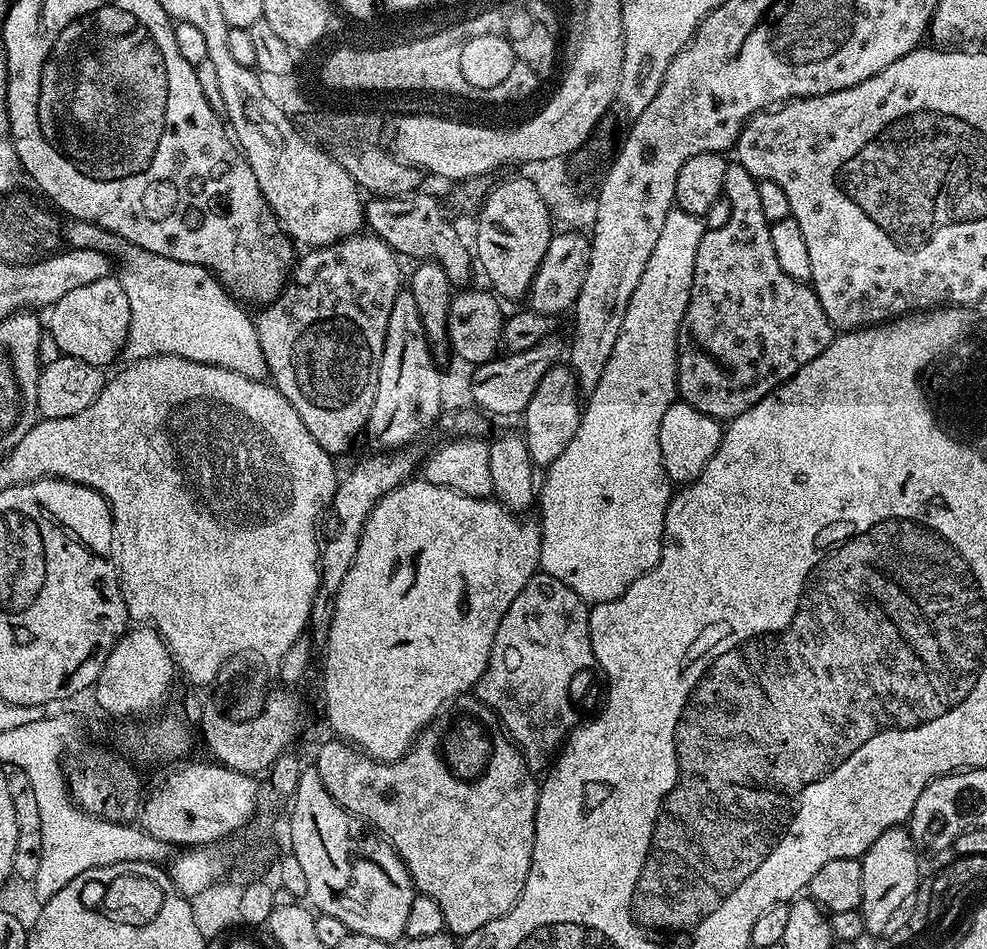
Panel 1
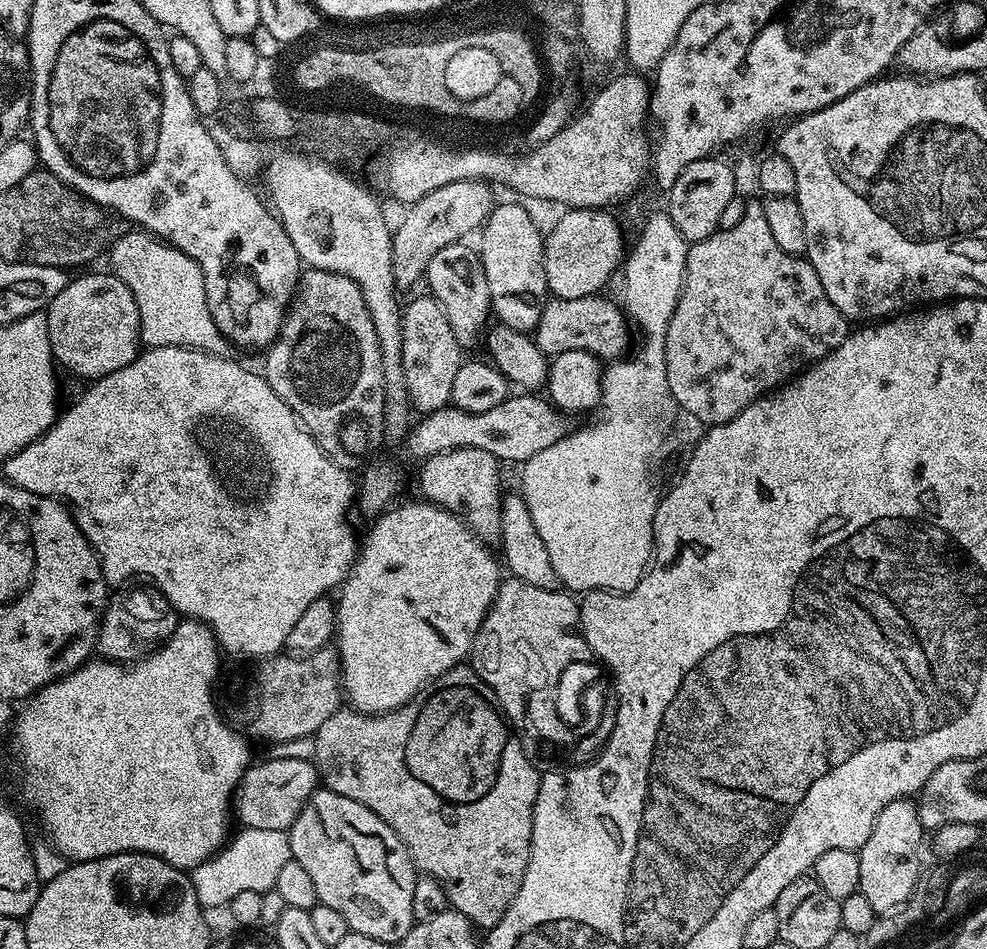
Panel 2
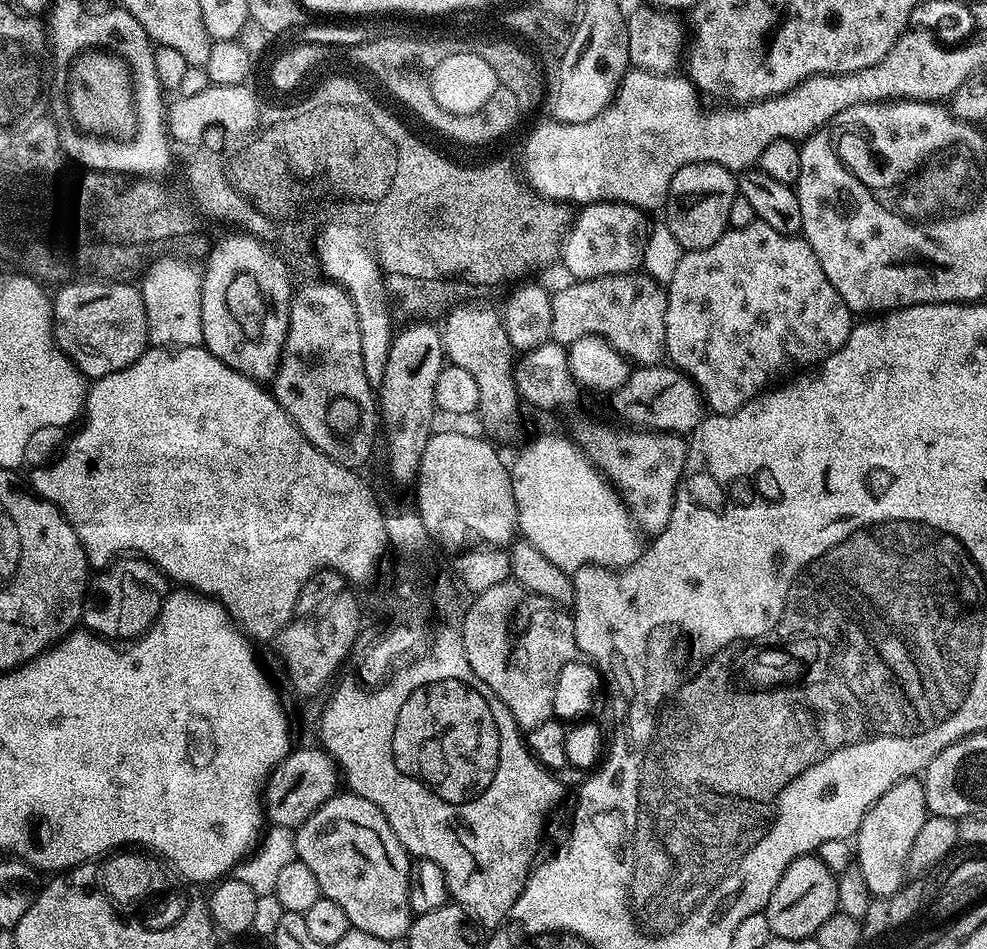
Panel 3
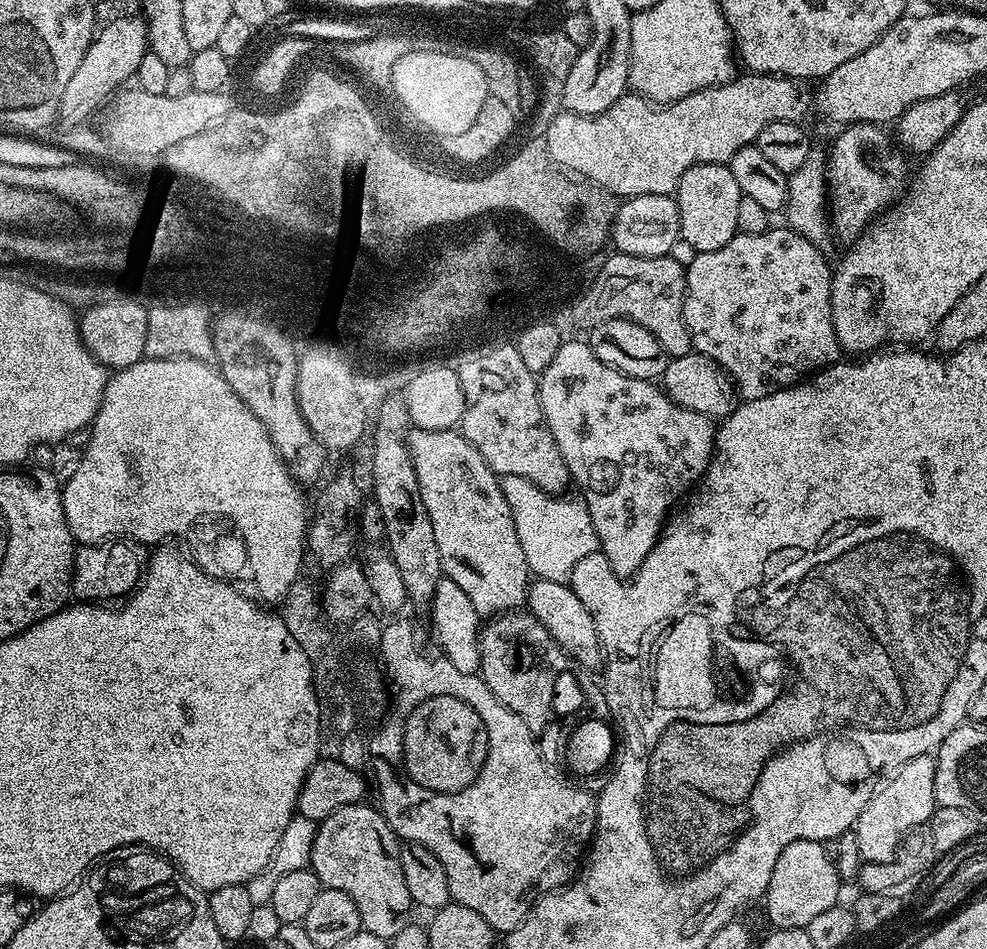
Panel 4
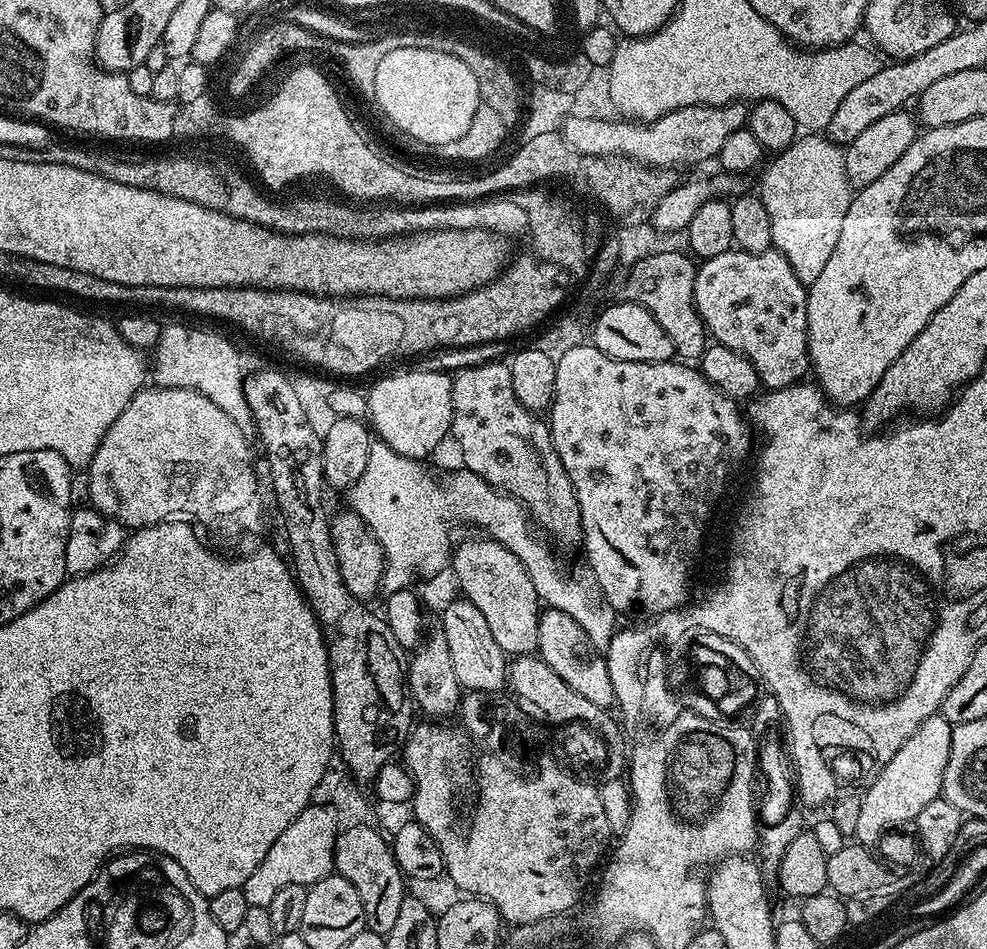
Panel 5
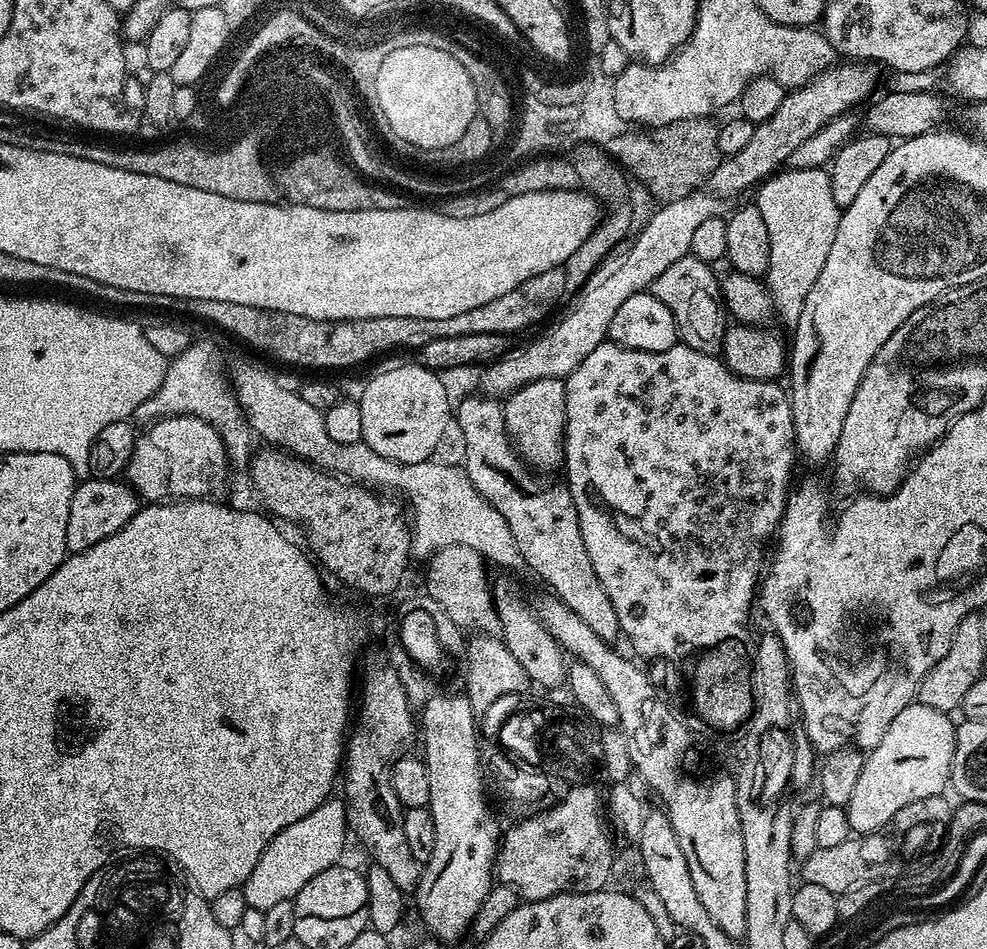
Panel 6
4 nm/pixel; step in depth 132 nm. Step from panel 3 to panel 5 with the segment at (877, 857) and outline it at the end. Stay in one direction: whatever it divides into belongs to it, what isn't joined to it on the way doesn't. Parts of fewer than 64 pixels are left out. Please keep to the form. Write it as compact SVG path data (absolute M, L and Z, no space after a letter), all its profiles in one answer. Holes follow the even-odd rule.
M942 714L926 718L907 742L886 762L882 771L876 773L868 793L863 793L862 810L858 813L855 839L865 846L876 846L880 837L894 826L915 821L926 802L934 802L941 795L946 774L946 762L950 758L953 725Z

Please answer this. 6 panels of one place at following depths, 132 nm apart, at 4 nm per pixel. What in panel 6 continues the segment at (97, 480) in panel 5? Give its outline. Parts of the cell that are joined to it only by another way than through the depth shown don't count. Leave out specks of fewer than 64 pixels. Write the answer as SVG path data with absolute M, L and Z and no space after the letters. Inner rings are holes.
M165 416L163 420L157 420L155 422L149 423L148 428L139 433L136 438L136 445L133 448L132 457L130 457L128 462L128 467L126 469L126 480L127 483L131 484L133 490L136 491L136 495L140 497L141 501L144 502L164 502L169 498L208 498L216 492L224 484L224 479L227 478L228 472L230 476L230 465L228 462L228 455L224 449L224 443L219 434L216 433L214 428L210 426L205 420L198 418L197 416Z

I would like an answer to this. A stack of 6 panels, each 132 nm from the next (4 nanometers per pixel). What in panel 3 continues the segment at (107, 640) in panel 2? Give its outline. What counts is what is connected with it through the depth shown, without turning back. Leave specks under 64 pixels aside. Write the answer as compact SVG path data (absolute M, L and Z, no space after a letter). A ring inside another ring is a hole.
M139 562L140 564L108 564L106 570L100 570L91 577L88 595L84 598L84 615L82 624L89 632L96 633L113 642L131 642L147 632L156 620L156 615L162 610L166 595L166 577L151 562Z

